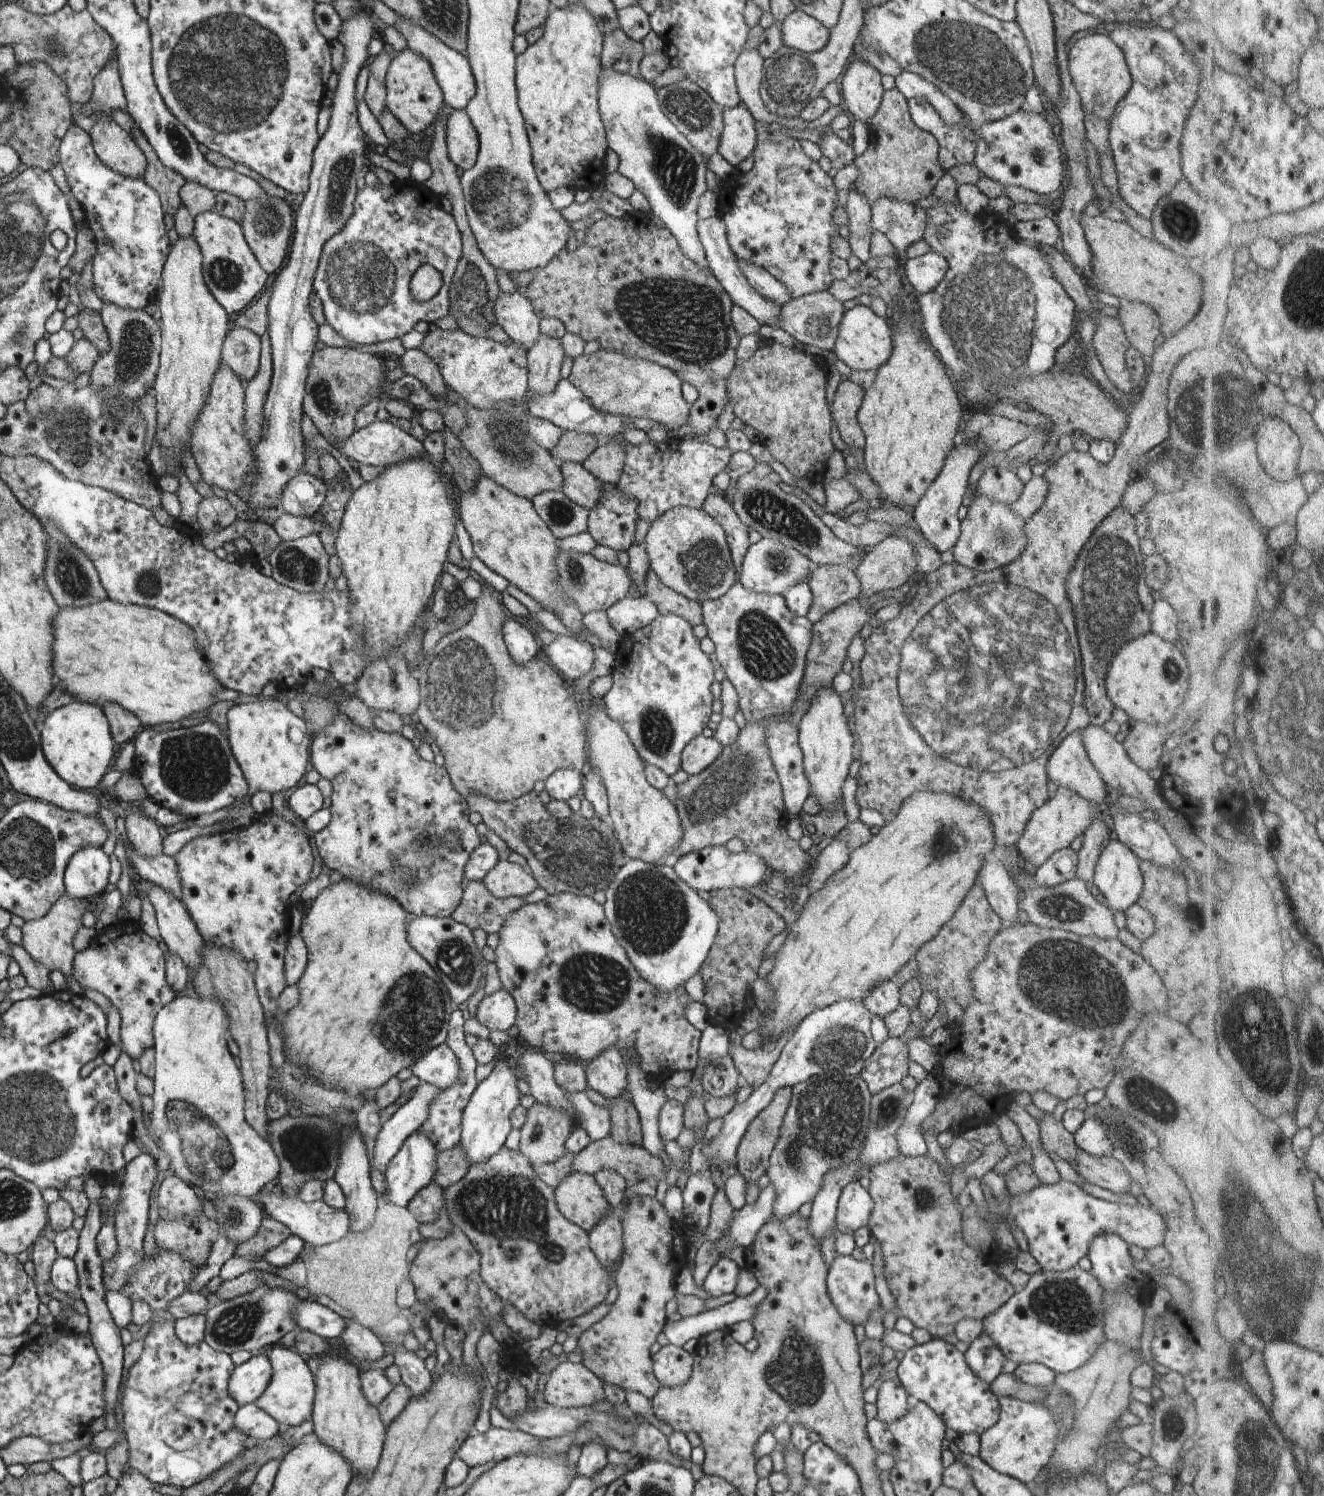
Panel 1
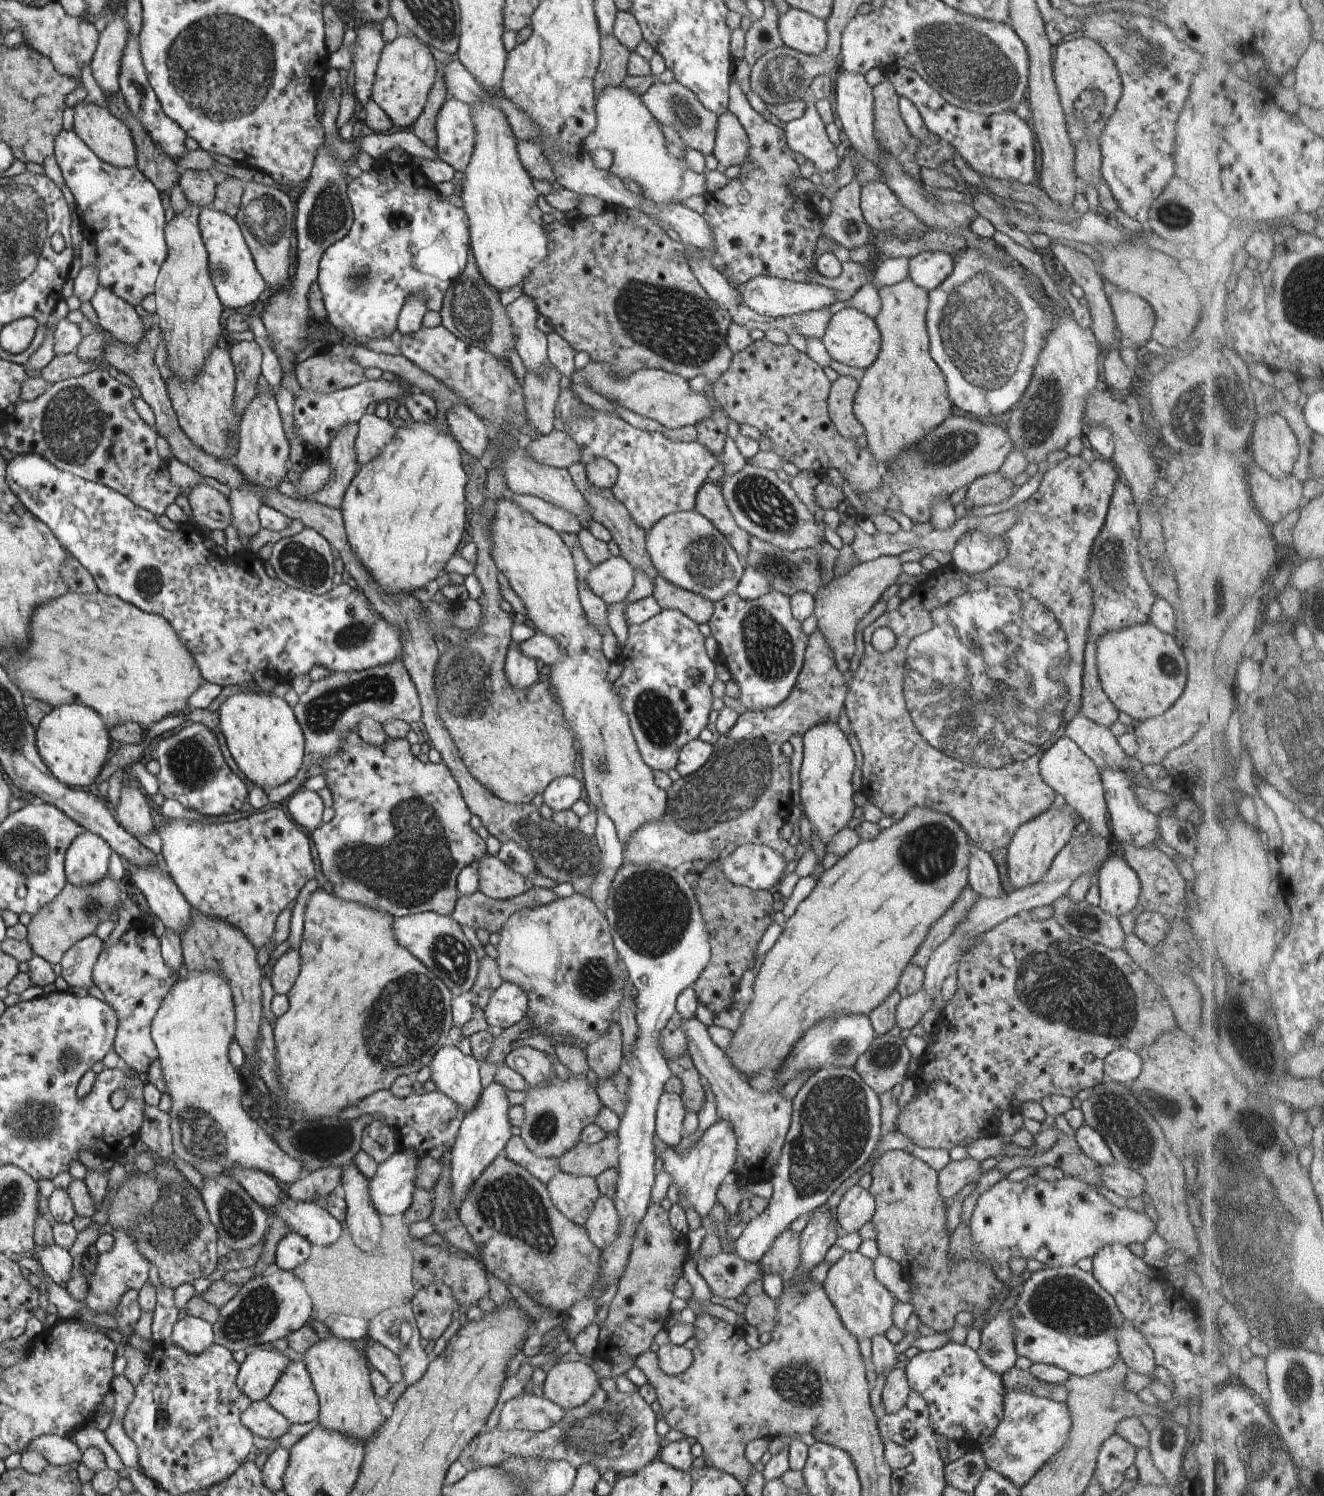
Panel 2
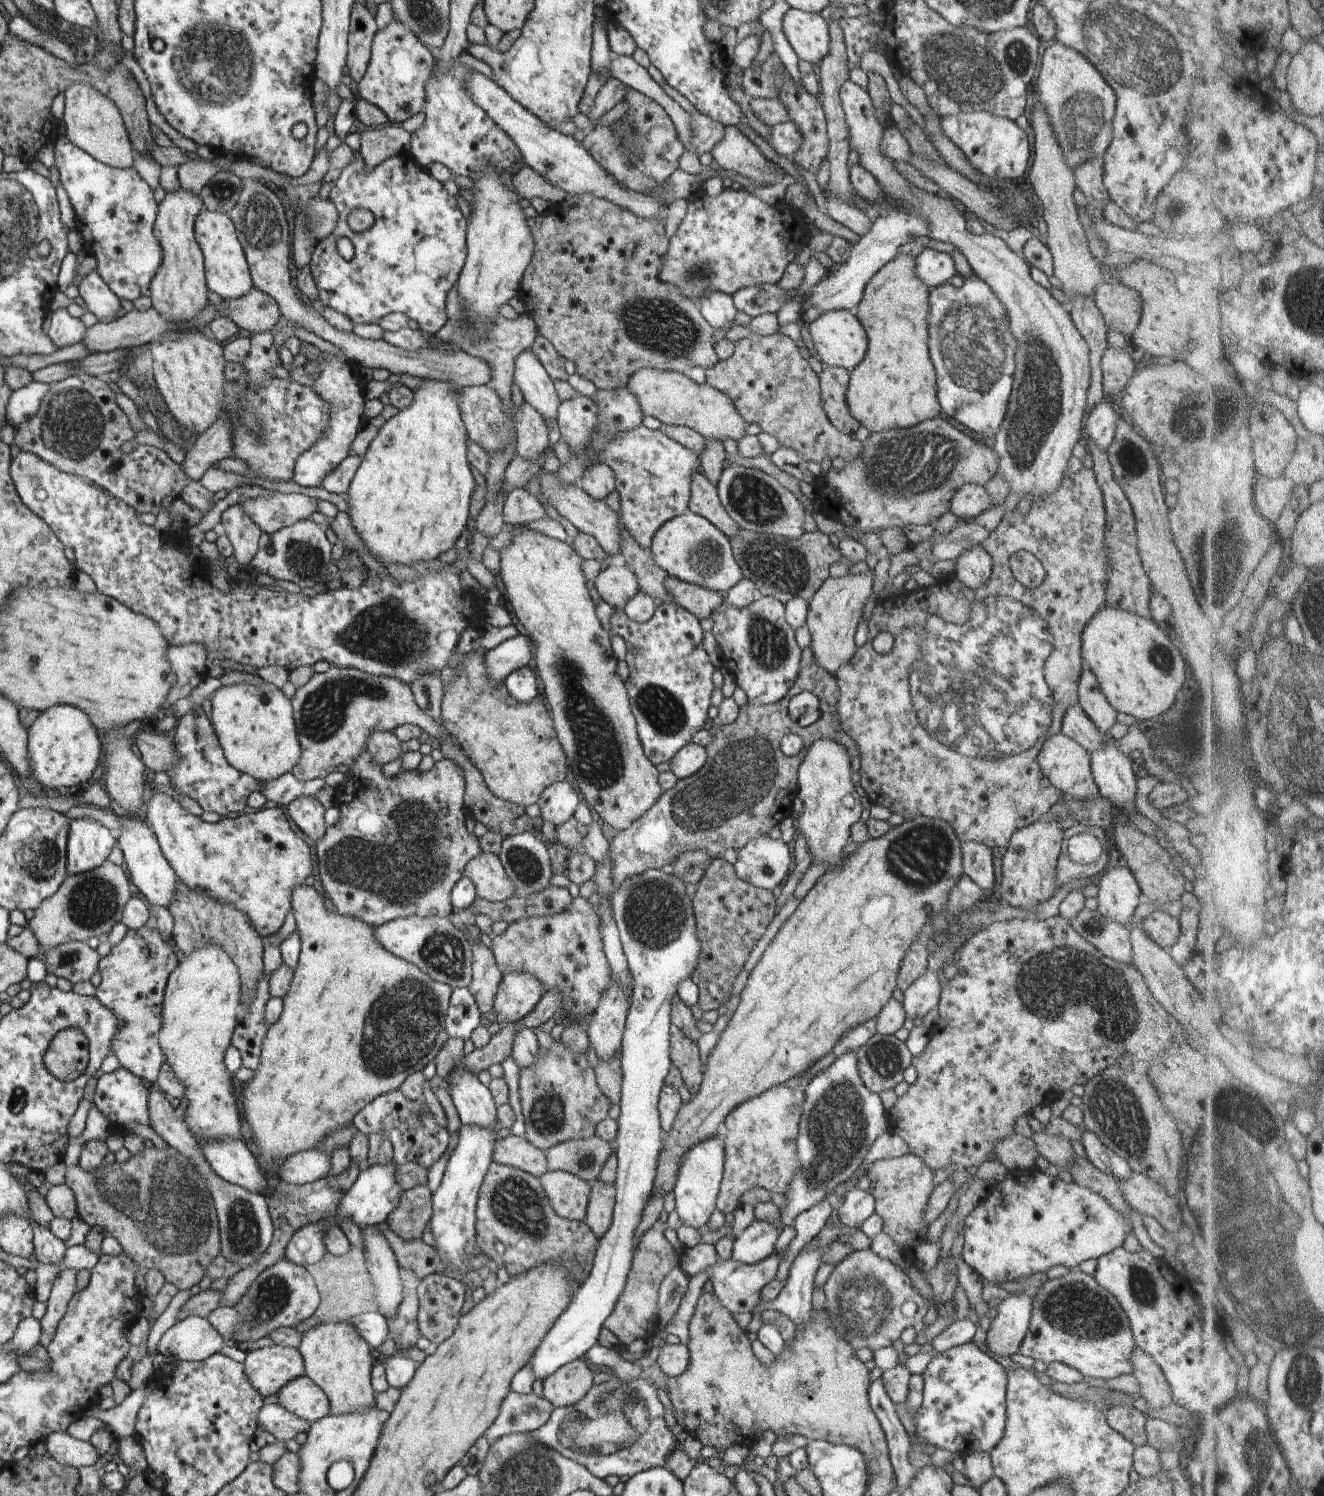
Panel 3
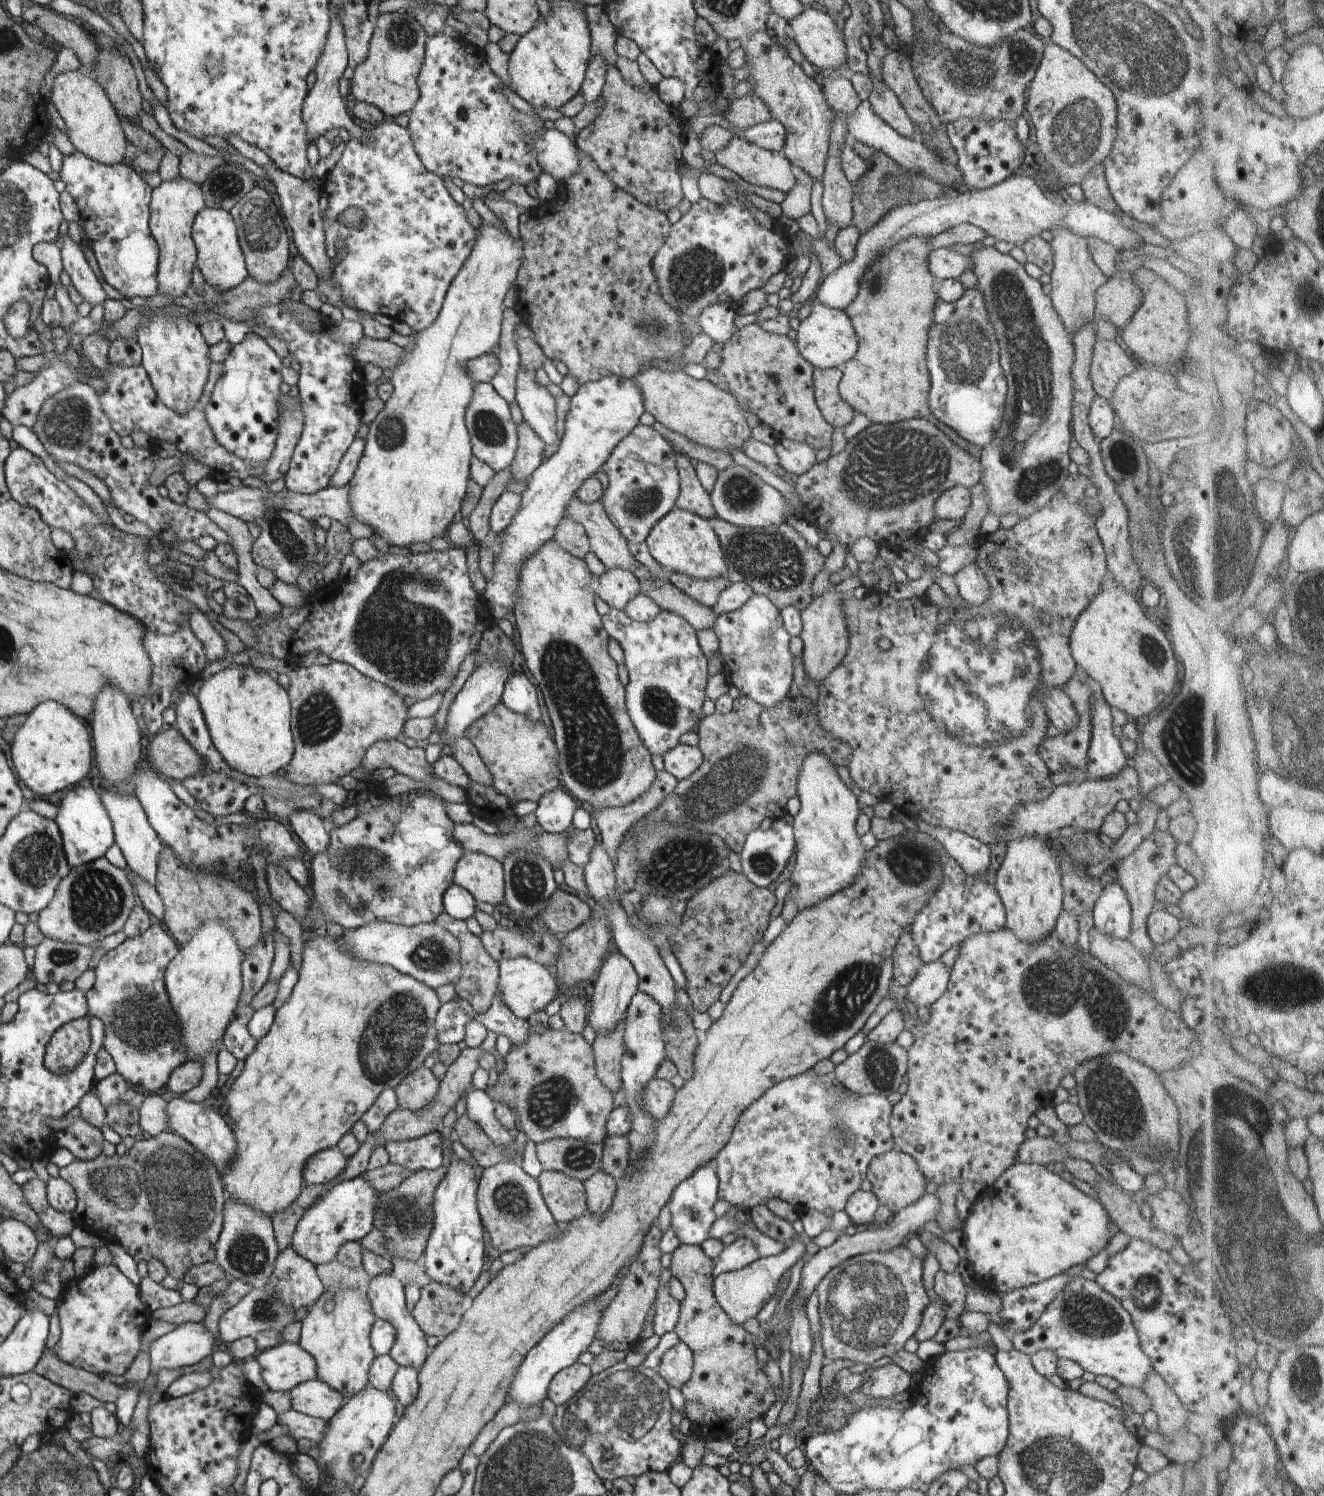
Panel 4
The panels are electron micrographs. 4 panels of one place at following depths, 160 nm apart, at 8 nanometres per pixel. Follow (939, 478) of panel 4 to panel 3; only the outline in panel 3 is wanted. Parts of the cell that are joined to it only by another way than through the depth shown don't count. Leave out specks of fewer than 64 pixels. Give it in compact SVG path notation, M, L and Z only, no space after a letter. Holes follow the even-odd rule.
M944 418L926 420L907 429L892 429L883 433L872 433L863 443L862 454L843 470L832 469L824 475L826 488L833 488L828 494L832 508L826 514L841 514L844 525L852 525L862 533L876 532L887 527L904 528L906 524L926 525L940 518L949 510L952 497L966 483L984 485L999 470L998 453L990 446L974 440Z

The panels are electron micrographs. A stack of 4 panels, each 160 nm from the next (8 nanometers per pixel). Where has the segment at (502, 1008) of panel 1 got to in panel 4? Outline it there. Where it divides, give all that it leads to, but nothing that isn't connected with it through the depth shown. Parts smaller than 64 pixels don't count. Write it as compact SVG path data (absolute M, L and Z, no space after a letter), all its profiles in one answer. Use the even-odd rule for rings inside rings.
M526 957L502 959L497 963L499 964L497 994L518 1018L527 1020L530 1018L530 1014L544 1010L556 998L558 988L554 970L548 971L539 962Z

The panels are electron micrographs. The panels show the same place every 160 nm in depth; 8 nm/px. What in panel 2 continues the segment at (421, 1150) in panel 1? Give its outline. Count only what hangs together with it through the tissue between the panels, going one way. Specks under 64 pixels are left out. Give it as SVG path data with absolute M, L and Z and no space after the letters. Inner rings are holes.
M399 1148L388 1160L378 1165L373 1179L369 1179L370 1198L379 1214L402 1214L411 1205L416 1190L415 1178L420 1156L414 1149Z

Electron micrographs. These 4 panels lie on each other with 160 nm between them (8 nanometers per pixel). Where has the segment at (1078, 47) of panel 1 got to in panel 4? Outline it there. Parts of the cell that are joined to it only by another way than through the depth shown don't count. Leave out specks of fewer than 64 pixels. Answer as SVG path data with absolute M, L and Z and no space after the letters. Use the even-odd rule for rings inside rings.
M1046 43L1040 66L1026 87L1026 109L1037 136L1037 152L1046 157L1062 187L1081 184L1089 170L1110 154L1117 135L1114 93L1065 48Z

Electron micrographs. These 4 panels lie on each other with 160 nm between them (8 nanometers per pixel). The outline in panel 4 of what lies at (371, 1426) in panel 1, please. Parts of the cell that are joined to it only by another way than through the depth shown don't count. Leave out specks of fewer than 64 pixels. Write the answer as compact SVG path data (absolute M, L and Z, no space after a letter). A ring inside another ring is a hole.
M356 1291L347 1292L346 1296L339 1295L335 1301L329 1303L328 1299L322 1297L318 1299L312 1310L308 1311L302 1320L301 1335L299 1343L306 1352L309 1352L317 1361L317 1378L325 1381L332 1388L337 1389L346 1401L353 1398L365 1390L369 1384L369 1368L377 1357L373 1351L370 1333L377 1319L371 1307L368 1296L362 1300L356 1300L359 1294Z

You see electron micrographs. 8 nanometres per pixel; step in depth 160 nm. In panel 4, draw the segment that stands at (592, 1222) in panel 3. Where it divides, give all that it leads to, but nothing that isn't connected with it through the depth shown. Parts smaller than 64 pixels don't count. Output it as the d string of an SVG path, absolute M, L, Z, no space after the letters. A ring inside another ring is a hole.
M600 1170L583 1183L587 1194L588 1212L602 1216L612 1206L618 1182Z

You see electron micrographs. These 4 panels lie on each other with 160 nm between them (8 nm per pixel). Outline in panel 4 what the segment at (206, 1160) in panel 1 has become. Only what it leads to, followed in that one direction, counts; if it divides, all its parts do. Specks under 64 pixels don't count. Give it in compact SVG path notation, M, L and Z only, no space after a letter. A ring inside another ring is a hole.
M208 919L194 930L188 943L172 960L166 971L166 992L177 1013L180 1030L179 1048L188 1061L204 1063L204 1056L224 1038L224 1030L241 998L242 974L240 964L244 951L238 950L235 934L217 919ZM337 1146L321 1150L306 1161L304 1179L309 1185L323 1185L330 1182L347 1167L347 1160L348 1158Z

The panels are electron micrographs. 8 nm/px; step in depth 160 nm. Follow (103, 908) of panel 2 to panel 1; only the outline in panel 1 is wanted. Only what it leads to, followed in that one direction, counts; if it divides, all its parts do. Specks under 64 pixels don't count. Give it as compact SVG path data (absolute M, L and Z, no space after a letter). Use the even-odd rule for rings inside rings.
M67 894L62 895L48 914L41 919L26 921L21 927L23 929L21 945L24 950L50 972L60 970L67 978L70 977L72 975L72 958L74 958L72 940L80 926L80 916L84 910L86 910L84 899L75 899Z

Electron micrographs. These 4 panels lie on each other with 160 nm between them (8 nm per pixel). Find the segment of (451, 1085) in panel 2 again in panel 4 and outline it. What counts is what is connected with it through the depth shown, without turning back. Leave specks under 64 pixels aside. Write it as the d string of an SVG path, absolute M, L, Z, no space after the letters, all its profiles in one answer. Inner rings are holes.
M471 1087L467 1091L465 1114L493 1140L496 1148L507 1149L513 1139L495 1117L495 1103L486 1091Z

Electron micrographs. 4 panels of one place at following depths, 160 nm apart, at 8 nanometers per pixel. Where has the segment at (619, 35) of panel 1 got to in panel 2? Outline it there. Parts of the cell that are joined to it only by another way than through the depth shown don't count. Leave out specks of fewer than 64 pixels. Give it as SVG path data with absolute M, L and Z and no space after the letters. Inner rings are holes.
M612 33L601 34L602 54L595 76L595 102L597 96L610 85L620 85L627 77L628 58L632 50L625 52L618 46L619 40Z

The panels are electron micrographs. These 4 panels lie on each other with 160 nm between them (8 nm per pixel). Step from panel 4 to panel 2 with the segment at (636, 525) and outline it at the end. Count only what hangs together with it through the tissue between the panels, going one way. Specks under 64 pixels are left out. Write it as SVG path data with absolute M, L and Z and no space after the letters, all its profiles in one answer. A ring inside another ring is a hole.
M586 408L587 412L578 419L571 421L566 430L575 440L581 450L582 464L586 465L594 459L607 458L613 462L619 470L616 484L611 488L612 494L618 502L621 502L635 523L644 530L647 530L656 524L663 516L682 511L694 511L696 495L700 487L706 482L708 472L717 464L720 464L722 458L715 455L709 448L696 441L674 442L666 438L662 433L648 432L632 427L624 419L611 416Z

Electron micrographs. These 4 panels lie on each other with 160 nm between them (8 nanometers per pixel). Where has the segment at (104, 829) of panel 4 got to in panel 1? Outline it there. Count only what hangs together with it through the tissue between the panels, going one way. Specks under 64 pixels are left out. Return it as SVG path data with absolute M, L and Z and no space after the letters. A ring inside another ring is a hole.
M88 846L74 854L65 870L65 892L75 899L96 899L108 886L112 862L100 847Z

